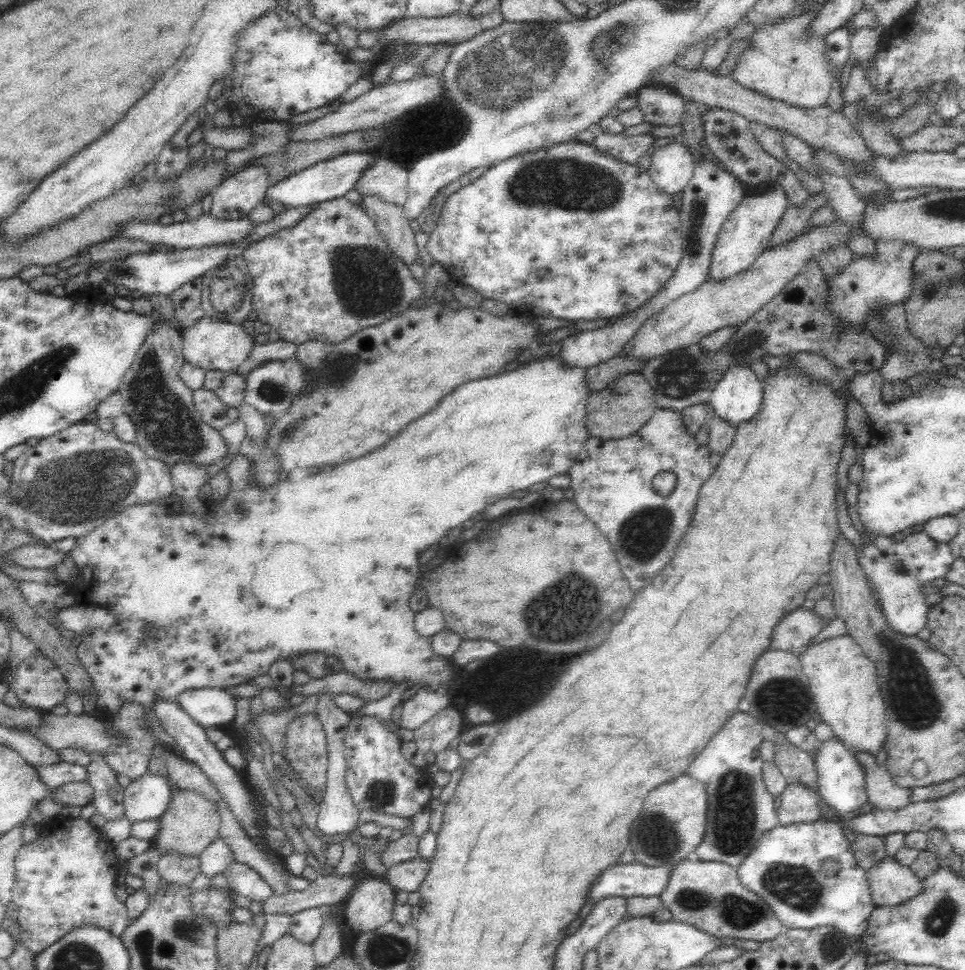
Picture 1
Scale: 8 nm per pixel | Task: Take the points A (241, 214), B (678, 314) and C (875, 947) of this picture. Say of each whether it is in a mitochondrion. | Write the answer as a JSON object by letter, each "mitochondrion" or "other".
{"A":"other","B":"other","C":"other"}

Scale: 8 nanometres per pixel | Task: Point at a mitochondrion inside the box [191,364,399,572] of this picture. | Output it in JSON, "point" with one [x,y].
{"point":[272,391]}

